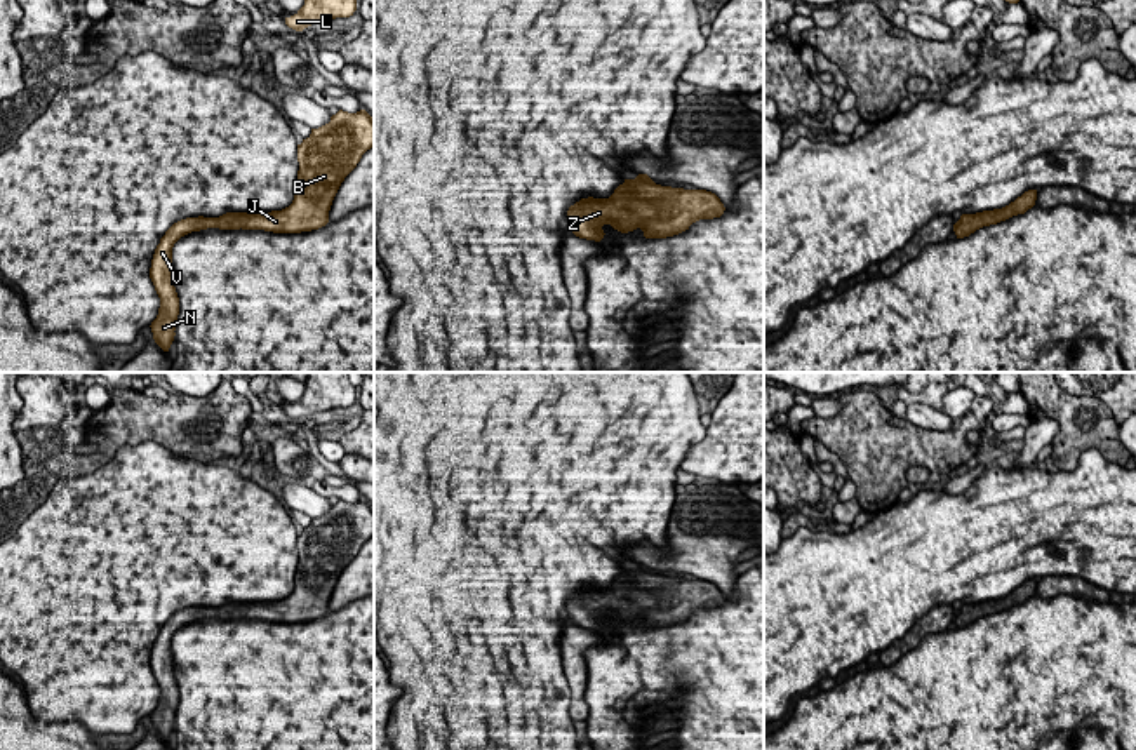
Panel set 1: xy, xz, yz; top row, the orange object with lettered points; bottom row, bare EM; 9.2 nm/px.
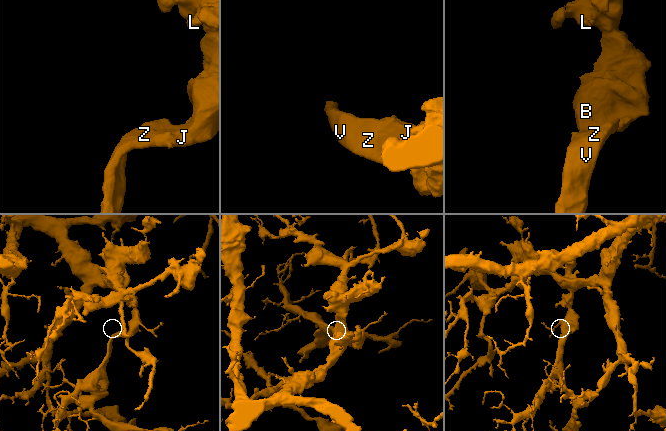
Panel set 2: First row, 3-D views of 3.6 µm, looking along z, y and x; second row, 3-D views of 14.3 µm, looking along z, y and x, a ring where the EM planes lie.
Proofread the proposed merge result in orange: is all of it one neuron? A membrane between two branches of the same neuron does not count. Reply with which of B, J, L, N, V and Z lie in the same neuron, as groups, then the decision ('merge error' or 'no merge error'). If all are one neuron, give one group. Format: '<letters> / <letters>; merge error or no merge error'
B J L N V Z; no merge error

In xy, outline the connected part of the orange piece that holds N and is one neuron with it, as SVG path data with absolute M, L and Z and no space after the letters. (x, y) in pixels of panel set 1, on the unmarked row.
M339 499L331 512L311 519L297 534L297 569L289 597L271 602L226 602L219 607L186 607L174 613L155 639L150 668L160 687L157 708L151 712L155 733L169 741L176 726L179 687L174 677L172 637L191 623L207 618L264 619L273 623L301 623L325 616L332 590L344 567L362 545L374 536L374 508L360 499Z

